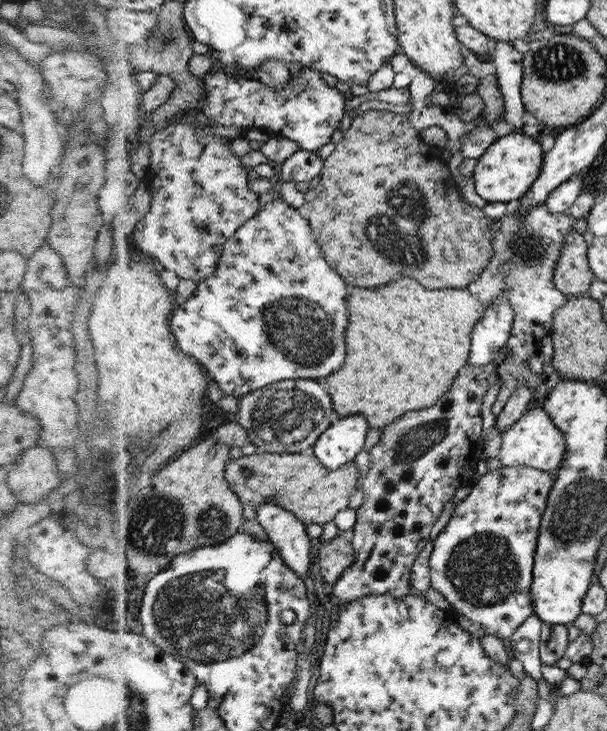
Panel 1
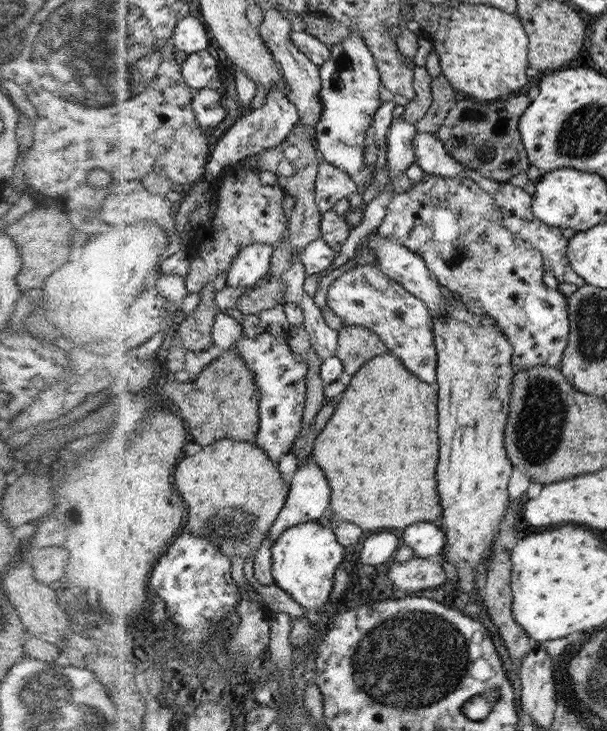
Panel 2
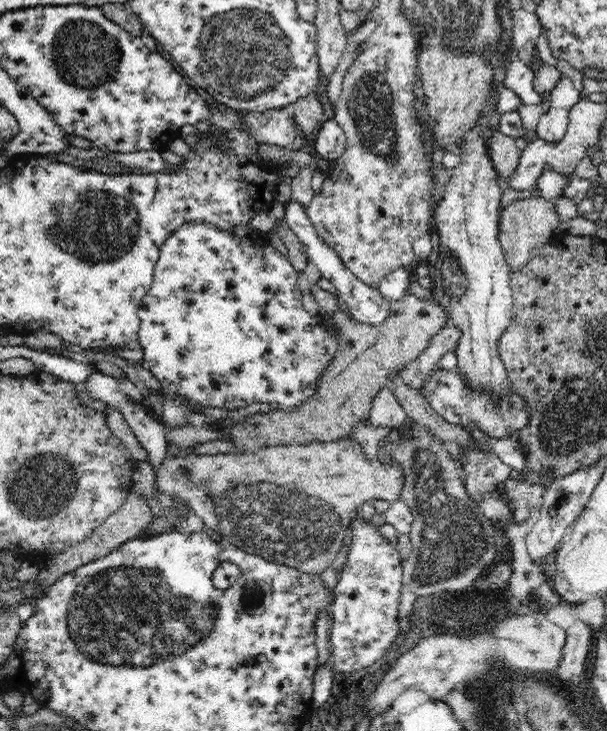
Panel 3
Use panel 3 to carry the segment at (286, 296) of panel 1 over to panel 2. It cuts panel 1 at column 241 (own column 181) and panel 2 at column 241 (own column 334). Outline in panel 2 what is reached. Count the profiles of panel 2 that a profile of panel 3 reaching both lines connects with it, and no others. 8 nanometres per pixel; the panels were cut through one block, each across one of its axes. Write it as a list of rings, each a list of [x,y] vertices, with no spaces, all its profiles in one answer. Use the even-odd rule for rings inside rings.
[[[263,332],[257,339],[246,335],[235,347],[242,352],[248,366],[256,373],[261,392],[261,429],[256,444],[263,447],[276,464],[290,451],[303,431],[307,414],[308,383],[311,373],[309,360],[303,360],[294,352],[288,335],[278,338]]]

